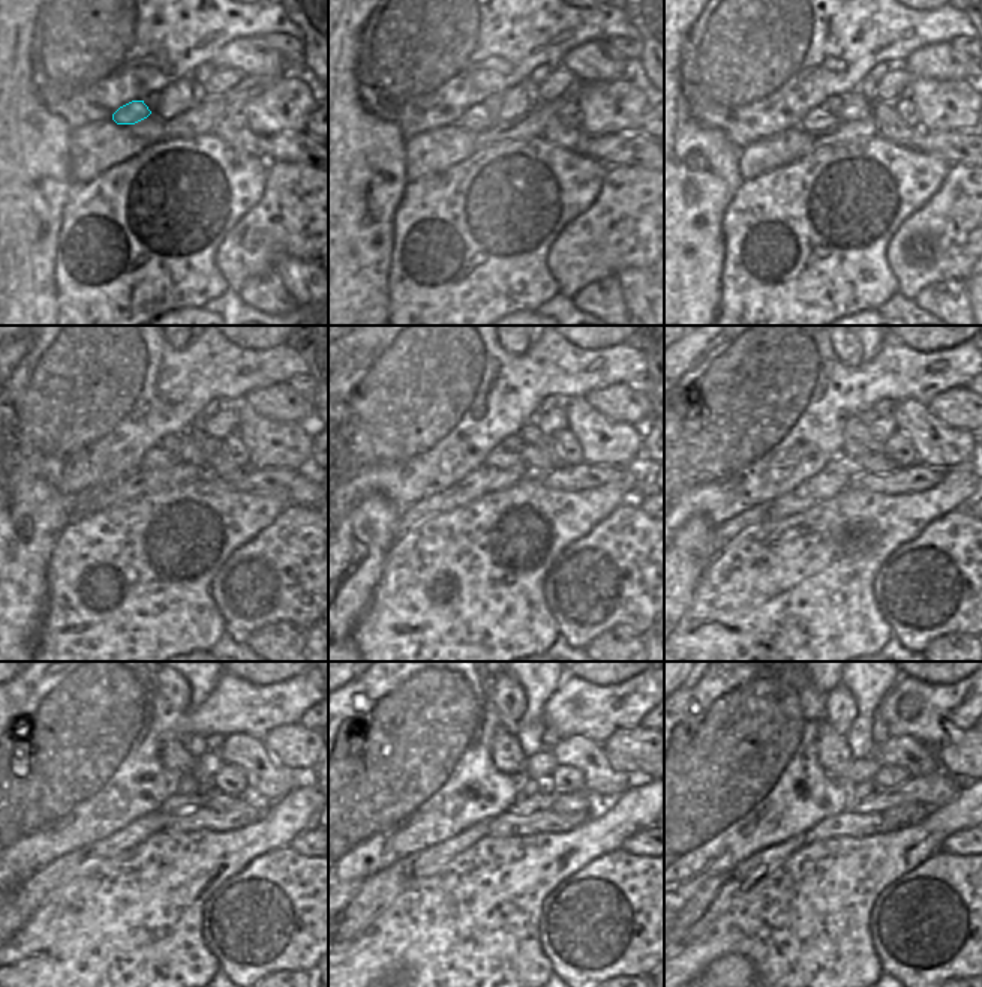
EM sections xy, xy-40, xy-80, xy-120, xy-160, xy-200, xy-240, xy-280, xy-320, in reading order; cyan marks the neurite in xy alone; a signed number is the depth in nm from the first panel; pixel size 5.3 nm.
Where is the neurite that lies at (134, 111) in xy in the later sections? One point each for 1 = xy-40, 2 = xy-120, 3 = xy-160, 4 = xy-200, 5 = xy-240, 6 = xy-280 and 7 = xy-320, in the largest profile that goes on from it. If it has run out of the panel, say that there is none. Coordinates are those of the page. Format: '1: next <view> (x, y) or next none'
1: next xy-40 (477, 117)
2: next xy-120 (156, 458)
3: next xy-160 (498, 459)
4: next xy-200 (846, 465)
5: next xy-240 (179, 803)
6: next xy-280 (544, 798)
7: next xy-320 (940, 788)

